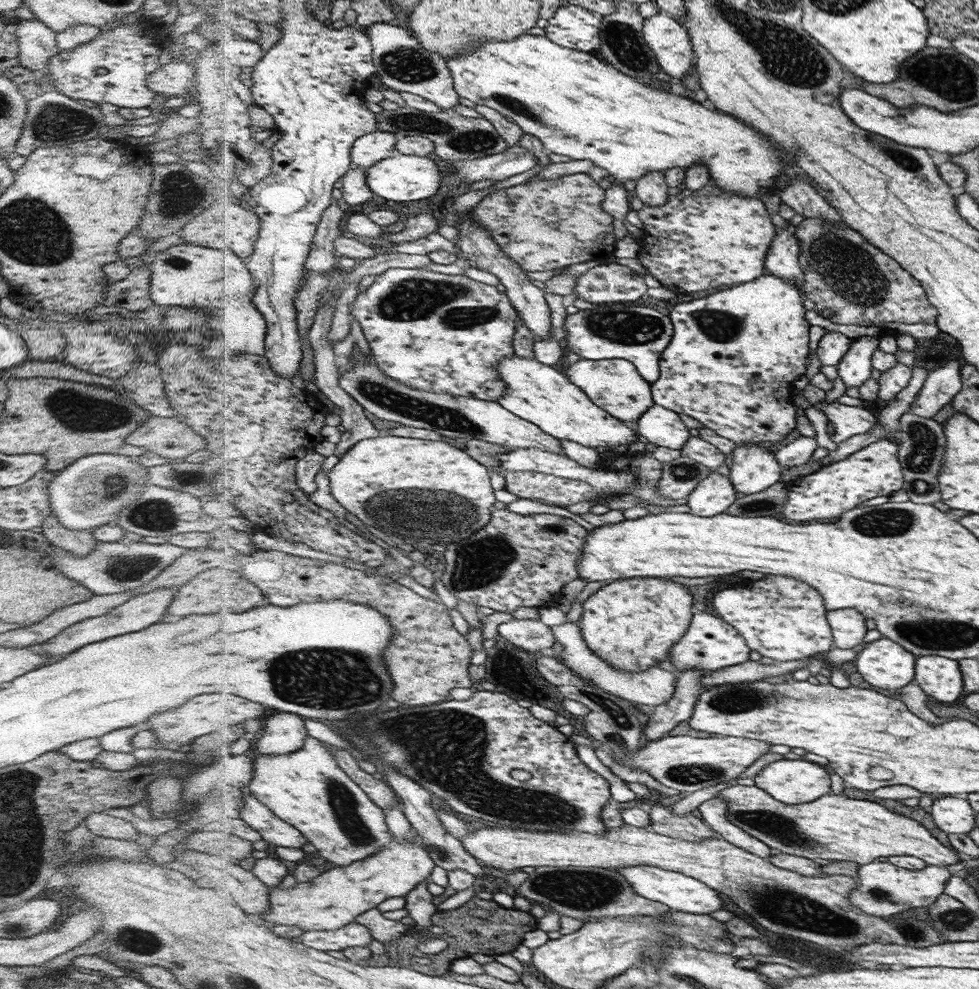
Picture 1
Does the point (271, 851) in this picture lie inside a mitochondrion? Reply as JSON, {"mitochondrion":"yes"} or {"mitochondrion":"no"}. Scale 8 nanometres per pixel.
{"mitochondrion":"no"}

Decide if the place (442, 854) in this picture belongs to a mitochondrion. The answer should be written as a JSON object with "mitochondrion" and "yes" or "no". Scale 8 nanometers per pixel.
{"mitochondrion":"yes"}

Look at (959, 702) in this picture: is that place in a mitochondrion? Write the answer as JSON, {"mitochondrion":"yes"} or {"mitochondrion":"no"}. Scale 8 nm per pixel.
{"mitochondrion":"no"}

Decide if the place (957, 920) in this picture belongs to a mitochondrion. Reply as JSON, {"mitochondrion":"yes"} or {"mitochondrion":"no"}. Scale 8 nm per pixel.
{"mitochondrion":"yes"}

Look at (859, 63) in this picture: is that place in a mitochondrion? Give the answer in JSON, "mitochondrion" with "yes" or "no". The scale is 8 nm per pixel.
{"mitochondrion":"no"}

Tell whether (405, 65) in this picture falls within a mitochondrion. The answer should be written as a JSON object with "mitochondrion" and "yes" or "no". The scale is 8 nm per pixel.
{"mitochondrion":"yes"}

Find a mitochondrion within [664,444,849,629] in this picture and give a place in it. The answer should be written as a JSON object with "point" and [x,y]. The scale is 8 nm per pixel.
{"point":[682,472]}

